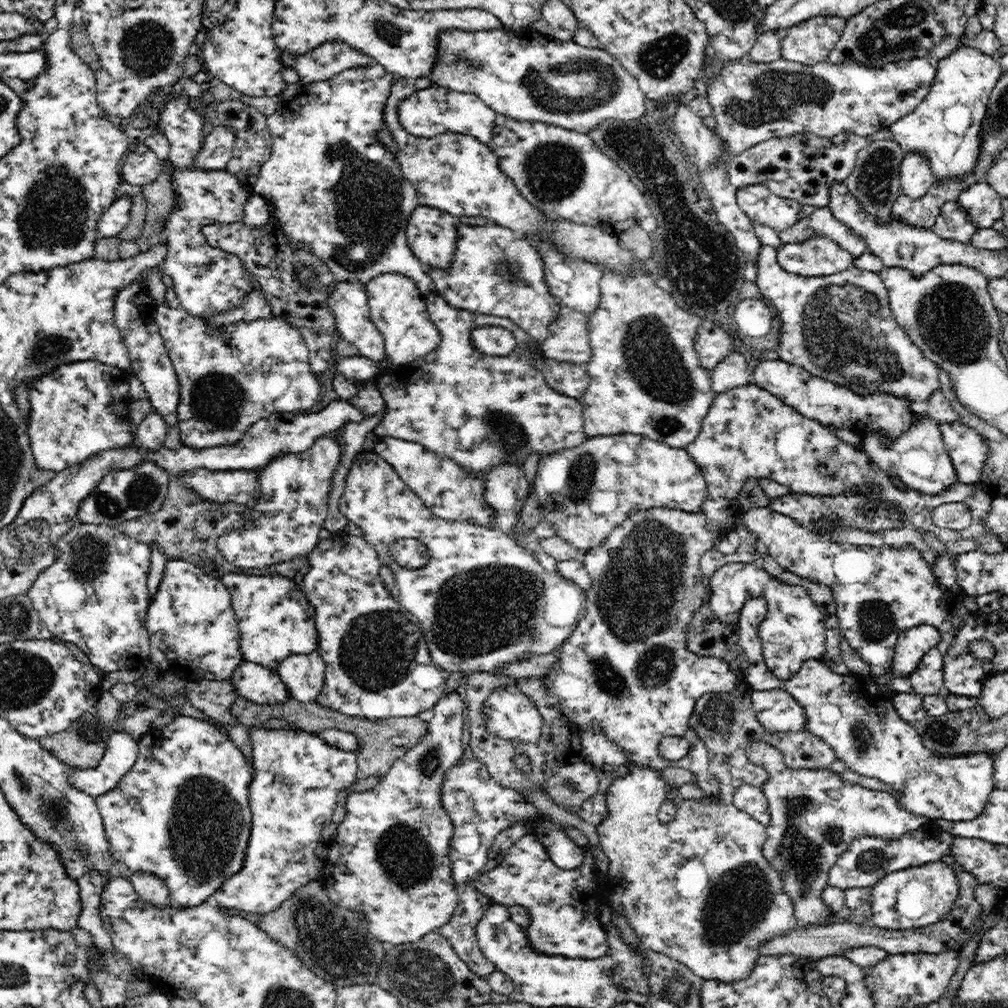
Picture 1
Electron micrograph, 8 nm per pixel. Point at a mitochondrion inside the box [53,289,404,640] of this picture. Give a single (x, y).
(217, 398)

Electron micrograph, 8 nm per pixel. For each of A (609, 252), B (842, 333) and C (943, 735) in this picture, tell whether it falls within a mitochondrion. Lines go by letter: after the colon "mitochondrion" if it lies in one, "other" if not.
A: other
B: mitochondrion
C: mitochondrion

